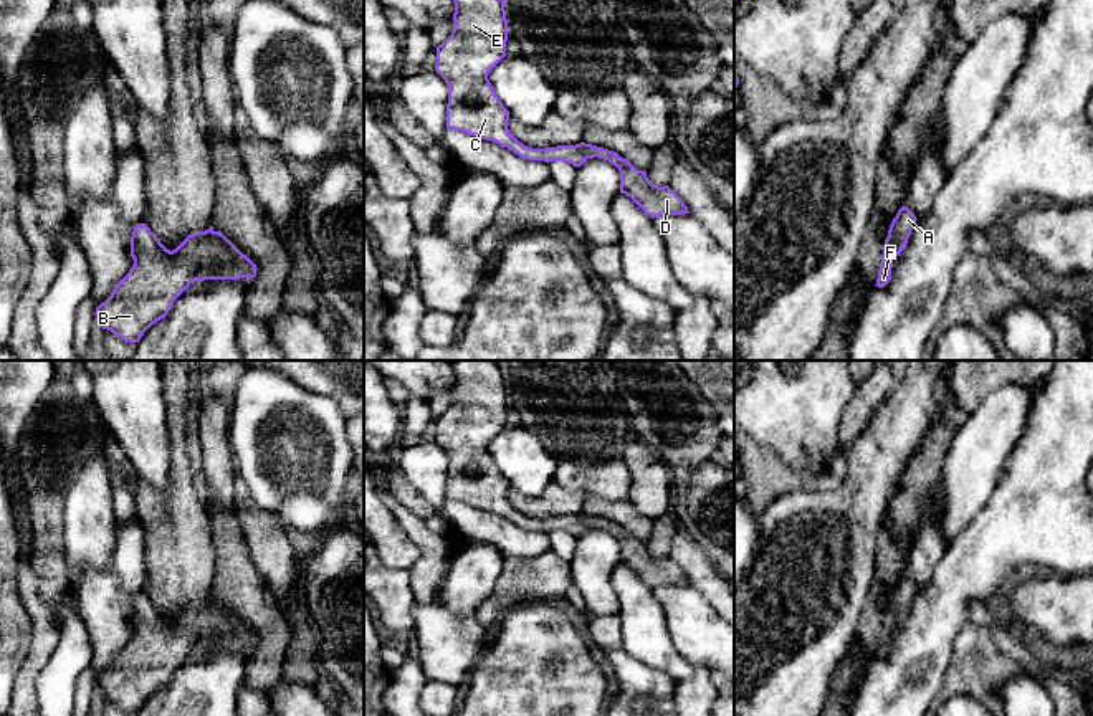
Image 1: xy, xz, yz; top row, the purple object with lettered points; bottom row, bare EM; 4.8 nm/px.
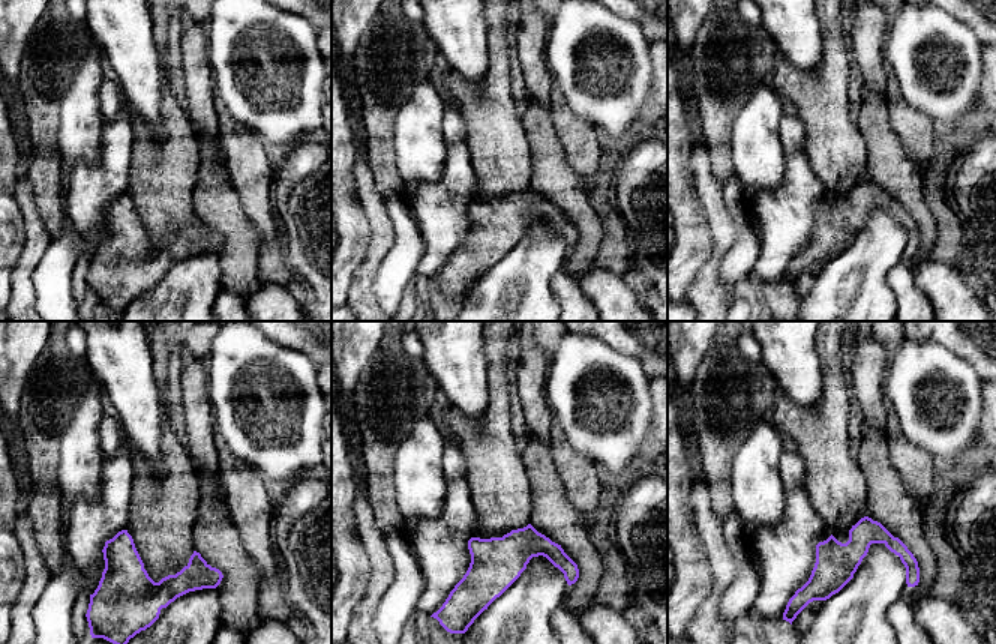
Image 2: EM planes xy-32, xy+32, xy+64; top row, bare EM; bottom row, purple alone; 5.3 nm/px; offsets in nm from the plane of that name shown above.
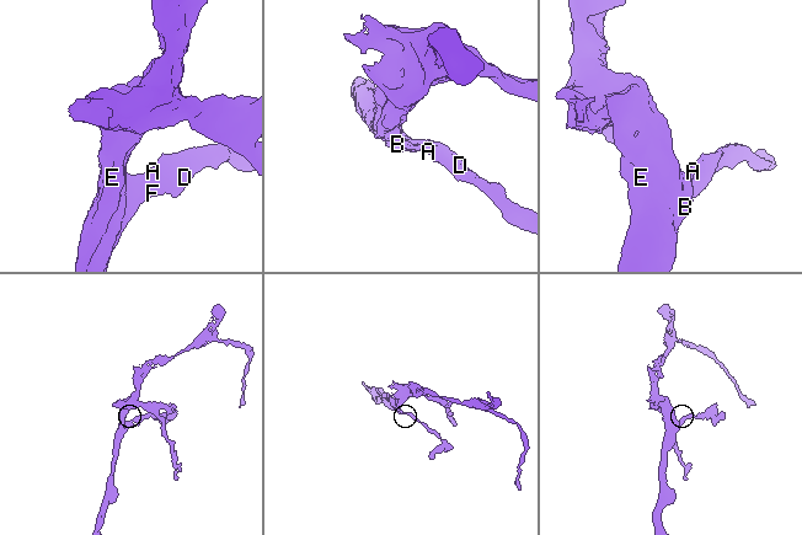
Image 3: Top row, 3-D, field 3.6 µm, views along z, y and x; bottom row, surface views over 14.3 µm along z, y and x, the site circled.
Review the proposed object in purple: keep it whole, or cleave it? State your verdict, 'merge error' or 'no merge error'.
no merge error

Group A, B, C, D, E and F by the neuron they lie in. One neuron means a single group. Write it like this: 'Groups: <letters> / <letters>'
Groups: A B C D E F

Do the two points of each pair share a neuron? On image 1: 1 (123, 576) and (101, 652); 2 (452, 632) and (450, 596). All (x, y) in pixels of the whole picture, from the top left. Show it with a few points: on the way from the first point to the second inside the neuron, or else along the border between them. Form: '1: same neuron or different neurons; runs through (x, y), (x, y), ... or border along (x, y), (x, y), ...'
1: same neuron; runs through (108, 594), (106, 634)
2: different neurons; border along (437, 597), (455, 614), (475, 615)

